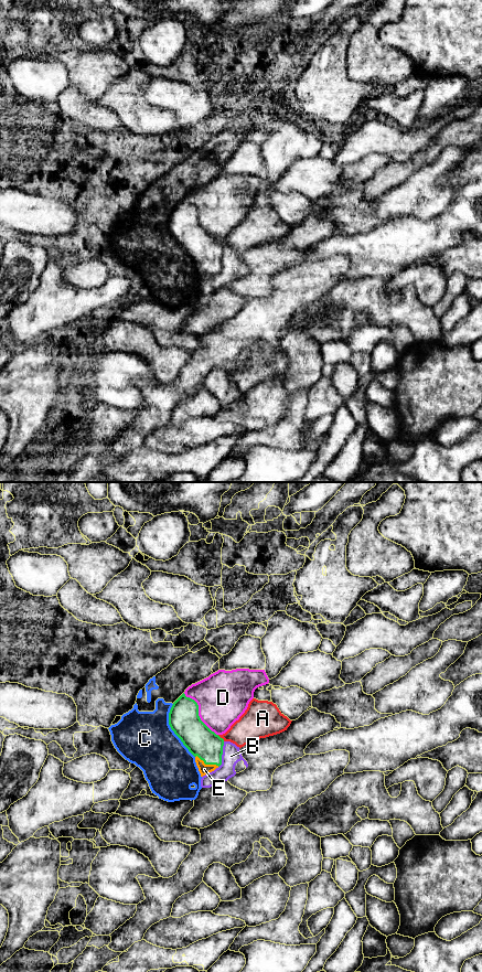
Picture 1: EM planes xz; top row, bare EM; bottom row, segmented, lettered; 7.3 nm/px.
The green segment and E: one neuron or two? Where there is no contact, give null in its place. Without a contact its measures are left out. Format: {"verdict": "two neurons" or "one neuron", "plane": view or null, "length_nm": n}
{"verdict": "one neuron", "plane": "xz", "length_nm": 190}

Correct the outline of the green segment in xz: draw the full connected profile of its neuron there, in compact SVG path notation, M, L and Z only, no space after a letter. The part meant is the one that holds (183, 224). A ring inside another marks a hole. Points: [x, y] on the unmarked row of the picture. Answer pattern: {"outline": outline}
{"outline": "M184 199L170 215L169 231L195 263L201 282L222 270L224 245L201 226L197 209Z"}

